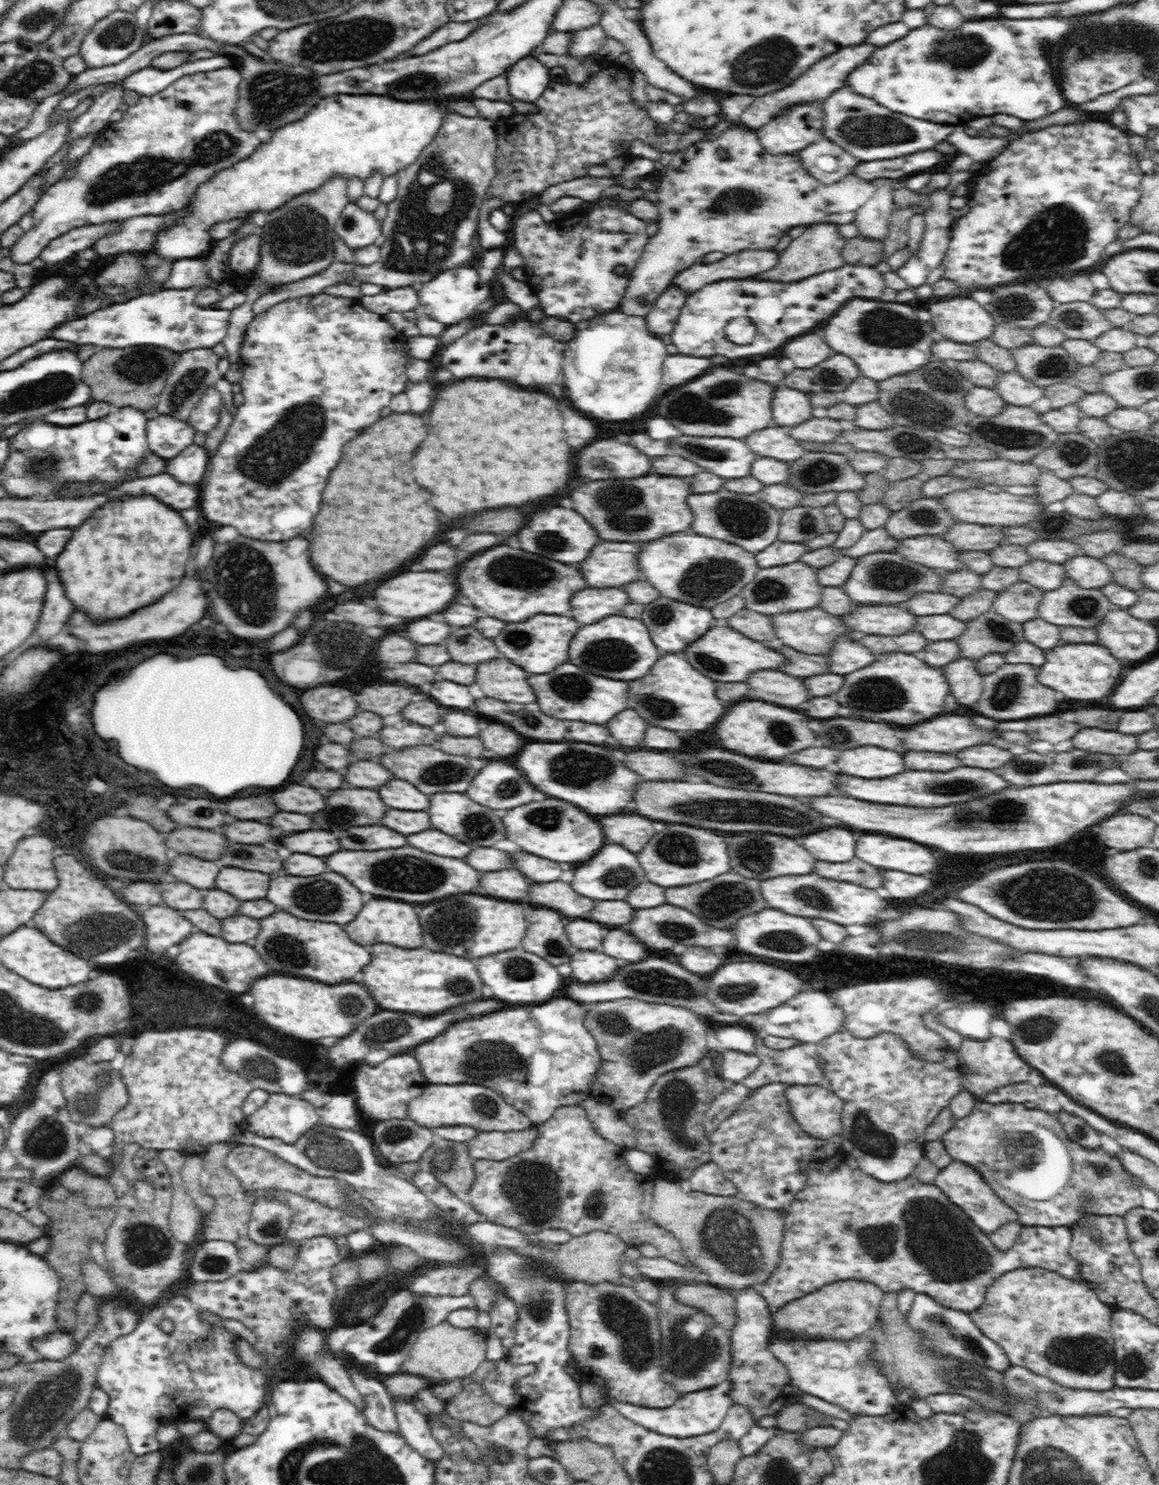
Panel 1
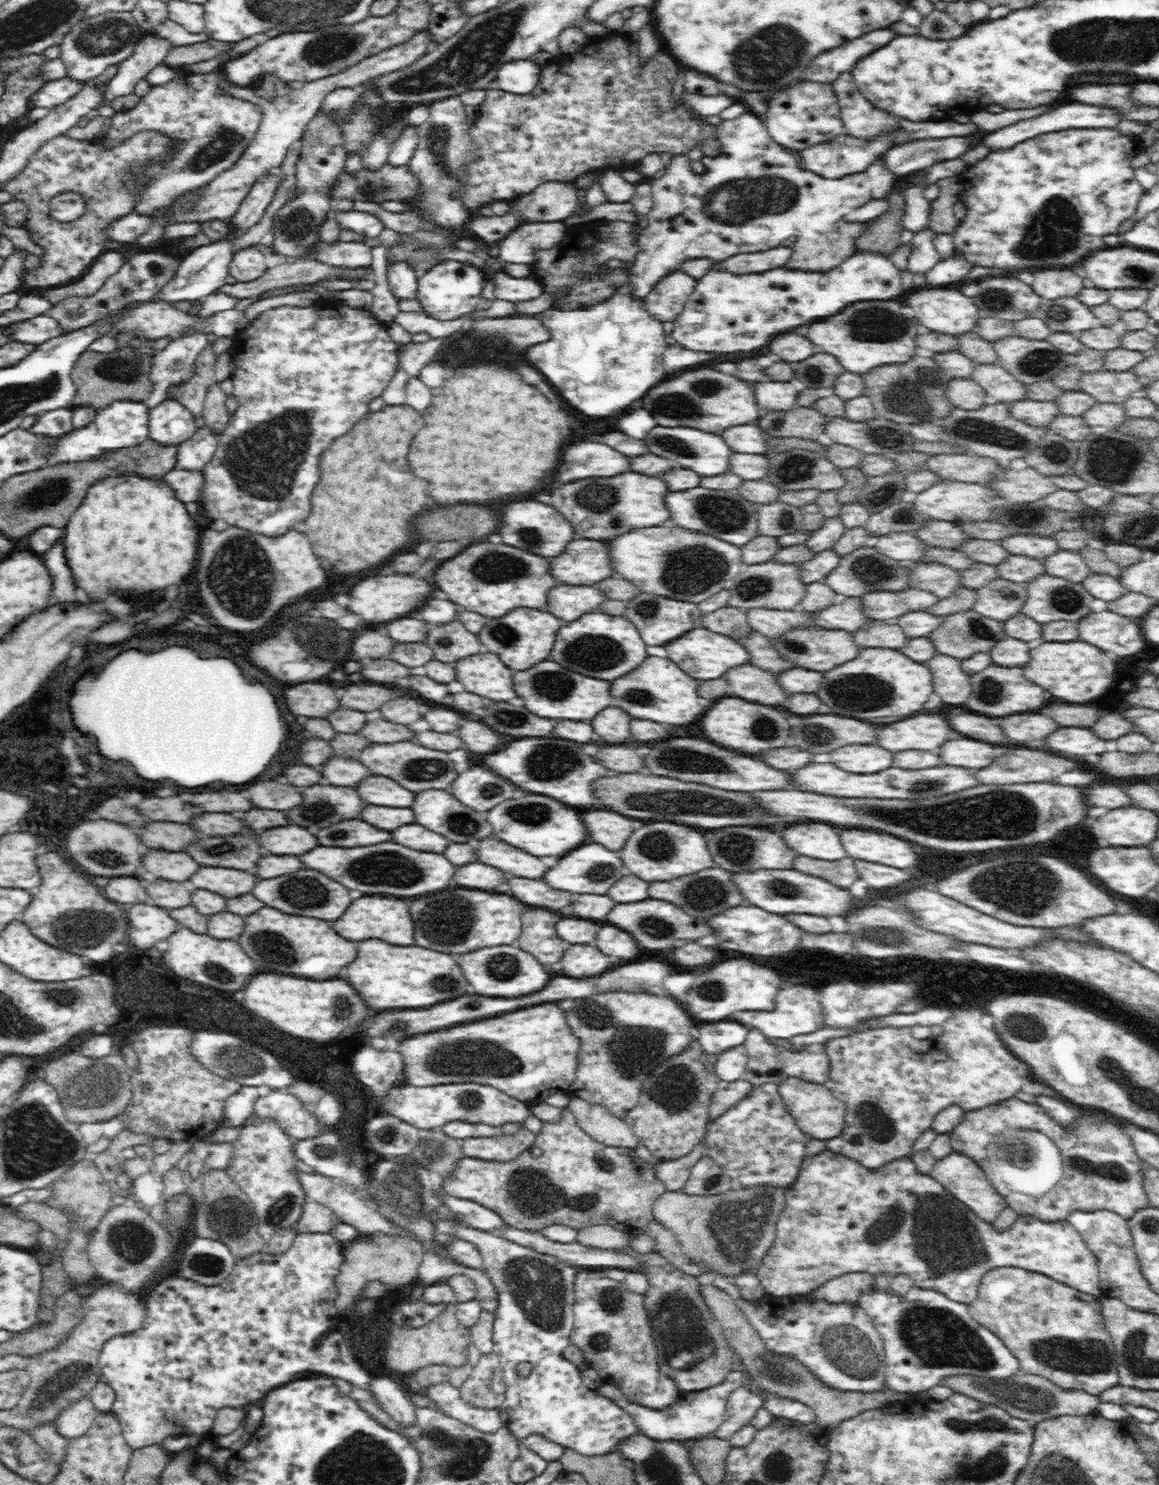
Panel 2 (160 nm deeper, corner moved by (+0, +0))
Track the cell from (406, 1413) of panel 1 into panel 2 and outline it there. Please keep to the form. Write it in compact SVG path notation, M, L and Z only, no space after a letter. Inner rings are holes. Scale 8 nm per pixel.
M382 1377L374 1378L370 1387L372 1387L370 1394L380 1403L384 1411L390 1414L396 1424L400 1424L402 1429L410 1429L416 1426L417 1411L419 1408L412 1403L412 1399L408 1397L408 1393L404 1392L404 1386L402 1384L396 1383L388 1377Z

